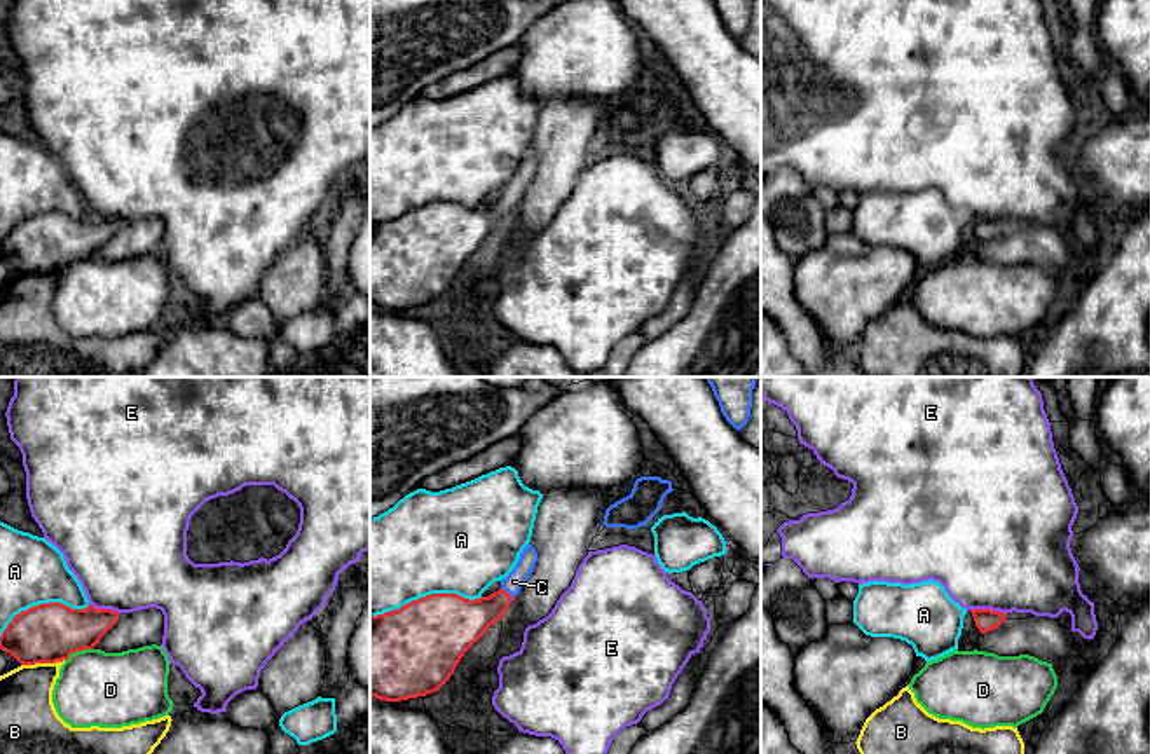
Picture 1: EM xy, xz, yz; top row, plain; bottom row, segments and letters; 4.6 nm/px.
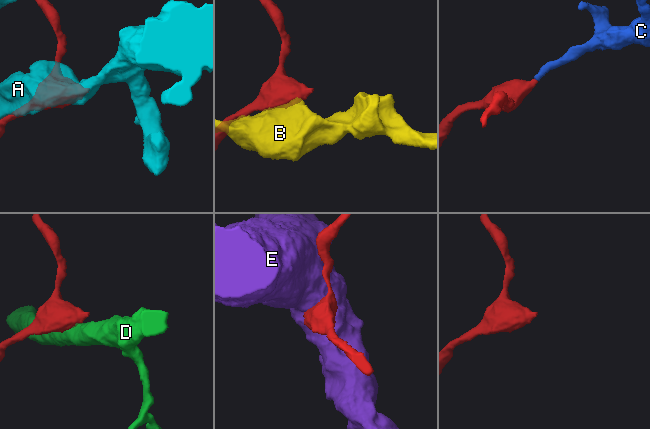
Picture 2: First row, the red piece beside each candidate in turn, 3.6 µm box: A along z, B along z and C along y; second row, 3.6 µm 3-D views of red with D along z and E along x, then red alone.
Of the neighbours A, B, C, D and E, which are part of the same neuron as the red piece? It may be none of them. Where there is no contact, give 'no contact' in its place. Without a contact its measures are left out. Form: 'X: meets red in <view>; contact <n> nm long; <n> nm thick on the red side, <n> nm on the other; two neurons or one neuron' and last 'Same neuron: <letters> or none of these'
A: meets red in xz; contact 500 nm long; 400 nm thick on the red side, 460 nm on the other; two neurons
B: meets red in xy; contact 200 nm long; 280 nm thick on the red side, 260 nm on the other; two neurons
C: meets red in xz; contact 80 nm long; 220 nm thick on the red side, 90 nm on the other; one neuron
D: meets red in xy; contact 140 nm long; 280 nm thick on the red side, 360 nm on the other; two neurons
E: meets red in yz; contact 160 nm long; 110 nm thick on the red side, 500 nm on the other; two neurons
Same neuron: C

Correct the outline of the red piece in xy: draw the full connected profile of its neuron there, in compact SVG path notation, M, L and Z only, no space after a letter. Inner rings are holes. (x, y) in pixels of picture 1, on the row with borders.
M61 602L38 604L12 618L0 635L0 649L21 665L56 663L92 649L115 625L112 609L72 609Z

